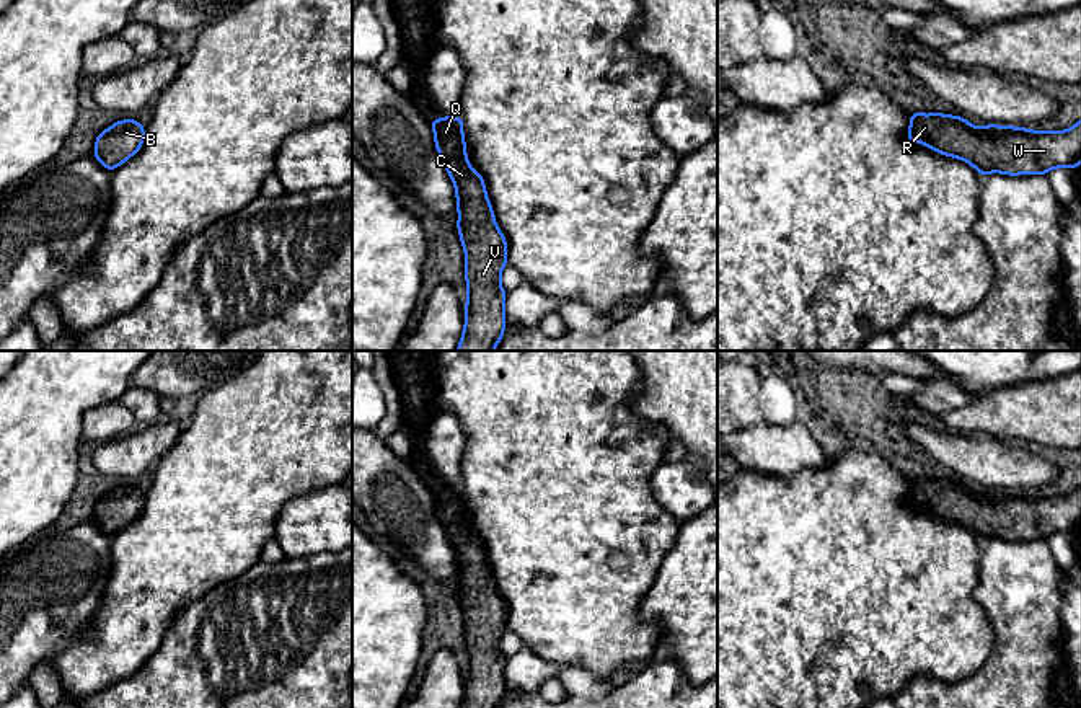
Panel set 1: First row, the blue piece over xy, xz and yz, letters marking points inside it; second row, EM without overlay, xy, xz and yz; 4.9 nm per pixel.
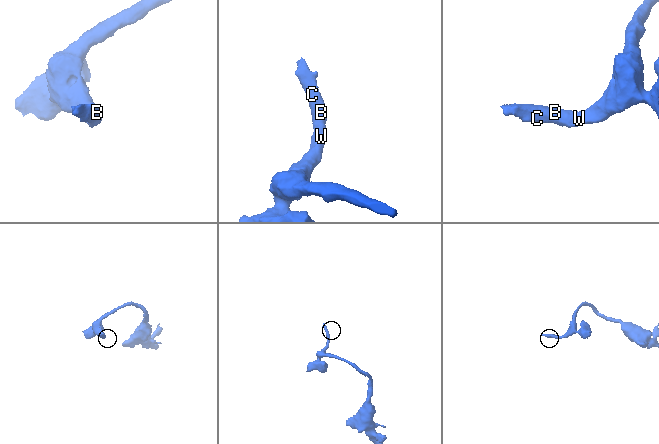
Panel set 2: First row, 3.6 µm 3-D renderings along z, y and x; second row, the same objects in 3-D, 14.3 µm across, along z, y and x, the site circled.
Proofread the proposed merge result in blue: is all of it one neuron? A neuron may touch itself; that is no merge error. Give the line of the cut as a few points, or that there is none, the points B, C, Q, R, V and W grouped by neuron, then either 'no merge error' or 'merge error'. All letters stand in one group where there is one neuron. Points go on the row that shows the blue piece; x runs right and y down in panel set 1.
cut none; groups B C Q R V W; no merge error

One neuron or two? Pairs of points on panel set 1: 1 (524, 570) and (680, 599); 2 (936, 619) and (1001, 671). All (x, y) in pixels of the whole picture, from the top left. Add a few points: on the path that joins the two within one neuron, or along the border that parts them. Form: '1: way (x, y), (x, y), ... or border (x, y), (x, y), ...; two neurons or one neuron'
1: border (662, 557), (639, 607), (639, 615), (661, 628); two neurons
2: border (990, 620), (993, 645), (988, 658), (957, 682); two neurons

